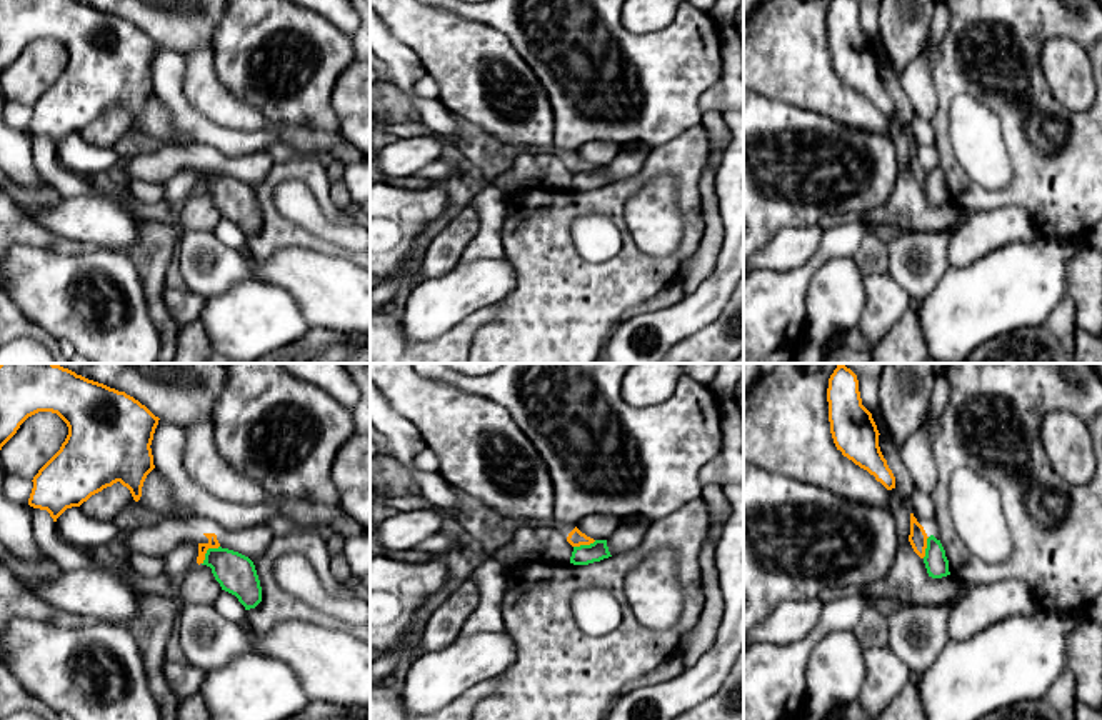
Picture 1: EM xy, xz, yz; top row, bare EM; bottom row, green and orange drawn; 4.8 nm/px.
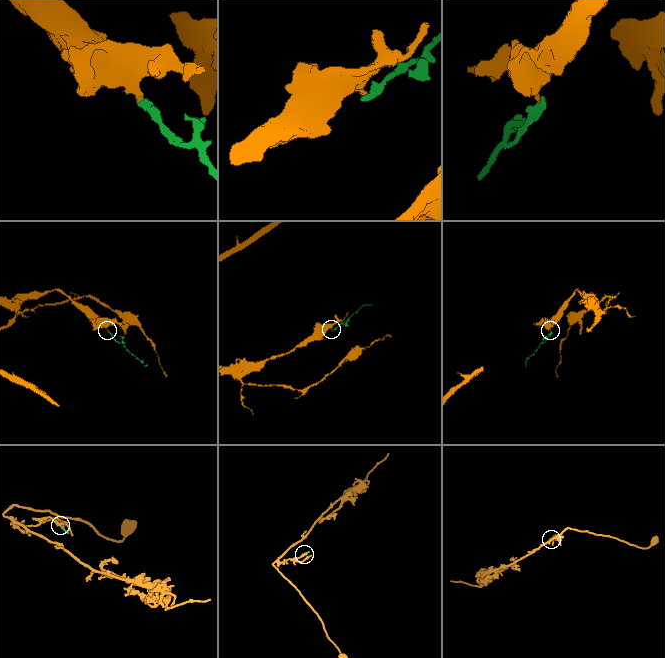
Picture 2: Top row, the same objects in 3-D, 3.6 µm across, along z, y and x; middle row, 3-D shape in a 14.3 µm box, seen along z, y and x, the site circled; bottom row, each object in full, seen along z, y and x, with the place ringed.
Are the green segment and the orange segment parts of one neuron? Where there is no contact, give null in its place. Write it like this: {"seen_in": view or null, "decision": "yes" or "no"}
{"seen_in": "xy", "decision": "no"}

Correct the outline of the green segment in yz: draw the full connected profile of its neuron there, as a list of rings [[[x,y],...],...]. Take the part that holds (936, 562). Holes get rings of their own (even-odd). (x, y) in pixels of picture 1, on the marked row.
[[[934,535],[927,538],[924,563],[925,563],[929,577],[932,578],[942,578],[950,575],[945,550],[940,540],[937,540]]]

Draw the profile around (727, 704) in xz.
[[[744,647],[722,687],[675,720],[744,720]]]

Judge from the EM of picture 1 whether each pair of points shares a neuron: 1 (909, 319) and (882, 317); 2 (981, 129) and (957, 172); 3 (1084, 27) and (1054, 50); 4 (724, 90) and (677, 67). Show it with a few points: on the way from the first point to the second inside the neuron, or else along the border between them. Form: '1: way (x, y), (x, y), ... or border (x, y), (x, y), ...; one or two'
1: border (909, 309), (872, 345); two
2: border (947, 130), (959, 165), (972, 180), (992, 190); two
3: border (1084, 50), (1067, 39), (1049, 37), (1039, 64); two
4: border (721, 47), (722, 77), (701, 97), (701, 112); two

